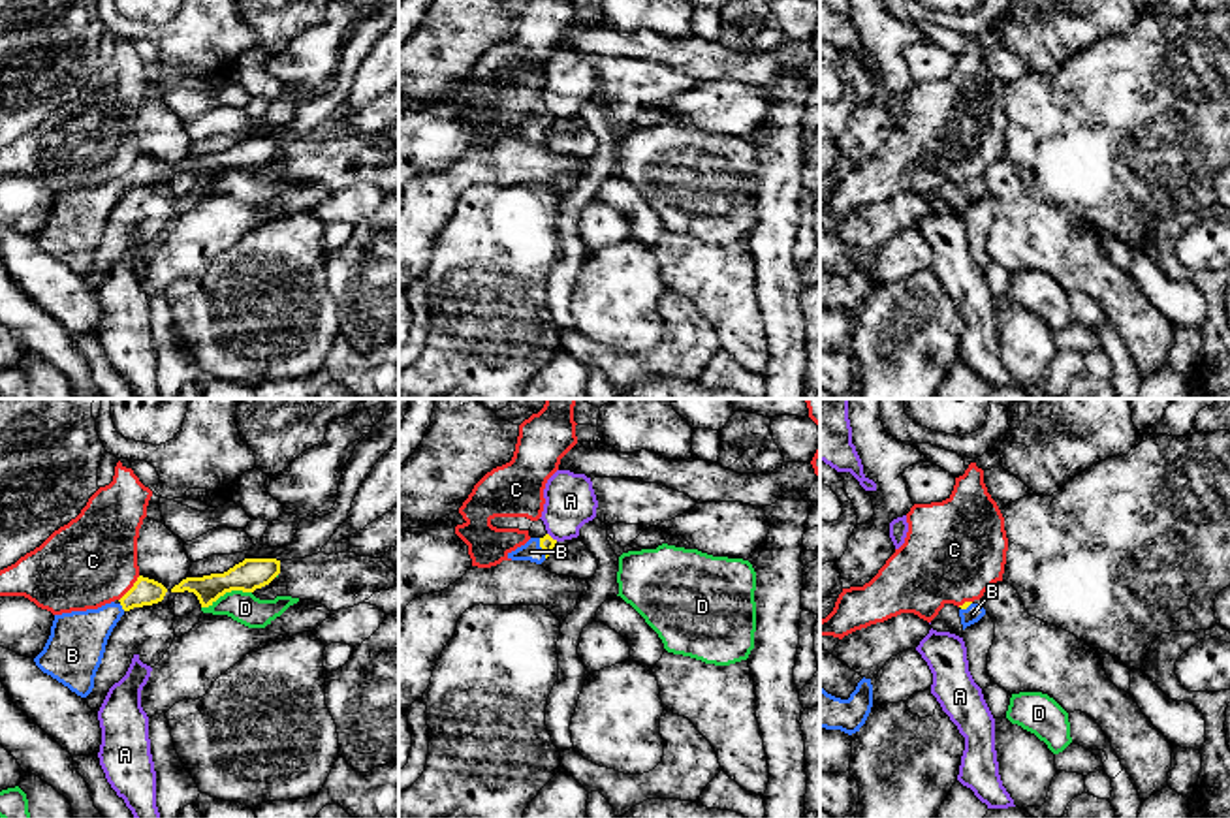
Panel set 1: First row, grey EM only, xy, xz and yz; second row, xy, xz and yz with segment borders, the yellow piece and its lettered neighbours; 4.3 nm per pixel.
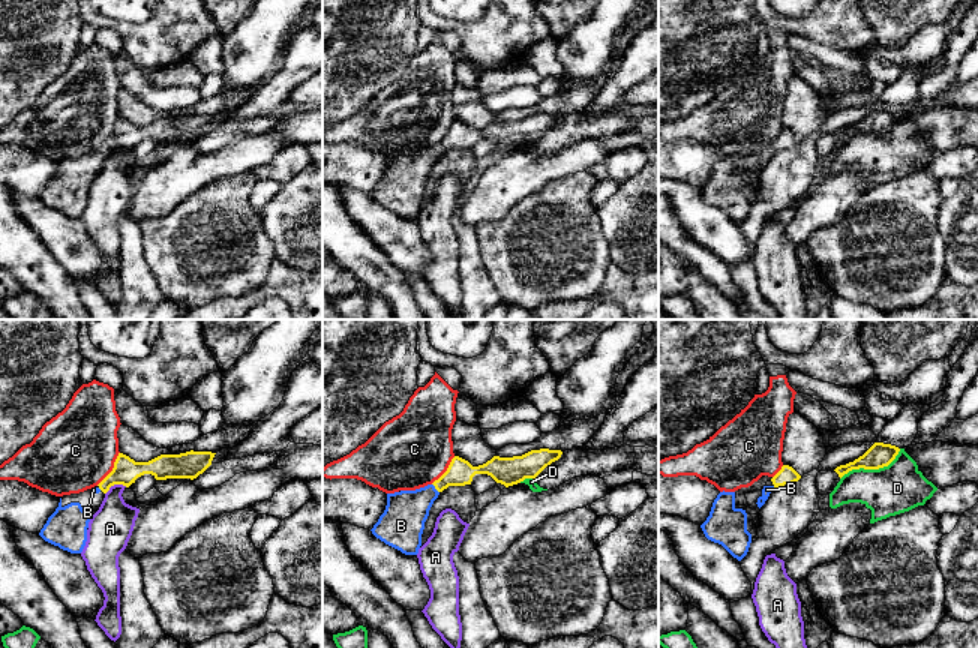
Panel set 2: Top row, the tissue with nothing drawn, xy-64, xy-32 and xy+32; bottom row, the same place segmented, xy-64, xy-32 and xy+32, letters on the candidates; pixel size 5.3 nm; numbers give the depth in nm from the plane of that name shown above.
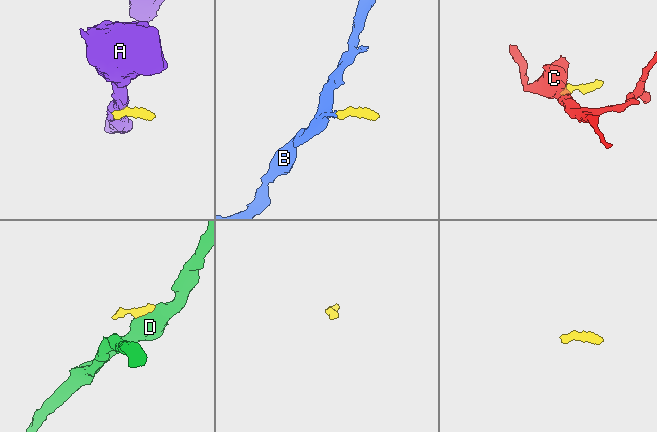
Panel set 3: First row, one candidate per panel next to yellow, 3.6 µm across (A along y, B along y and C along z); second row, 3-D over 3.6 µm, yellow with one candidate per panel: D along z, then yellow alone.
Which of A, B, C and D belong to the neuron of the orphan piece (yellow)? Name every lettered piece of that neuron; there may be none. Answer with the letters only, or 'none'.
B

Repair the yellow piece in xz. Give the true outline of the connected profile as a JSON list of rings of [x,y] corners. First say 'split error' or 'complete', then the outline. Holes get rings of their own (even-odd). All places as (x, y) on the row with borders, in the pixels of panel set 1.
split error; [[[549,534],[544,538],[530,538],[525,545],[508,553],[508,558],[542,564],[551,555],[555,543],[557,540],[553,540]]]

